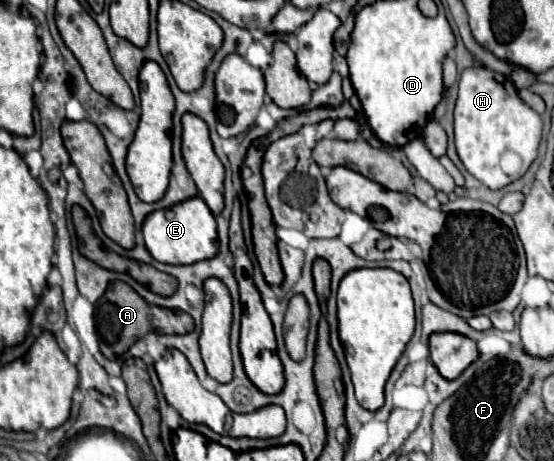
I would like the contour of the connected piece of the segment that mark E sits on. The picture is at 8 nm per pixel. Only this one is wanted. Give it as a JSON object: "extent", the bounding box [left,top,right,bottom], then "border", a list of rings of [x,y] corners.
{"extent":[142,196,218,266],"border":[[[200,196],[184,200],[168,210],[152,212],[144,220],[142,232],[144,232],[146,248],[152,254],[152,258],[158,262],[164,262],[164,264],[188,266],[190,262],[202,262],[206,258],[214,258],[214,254],[218,254],[216,220]]]}

